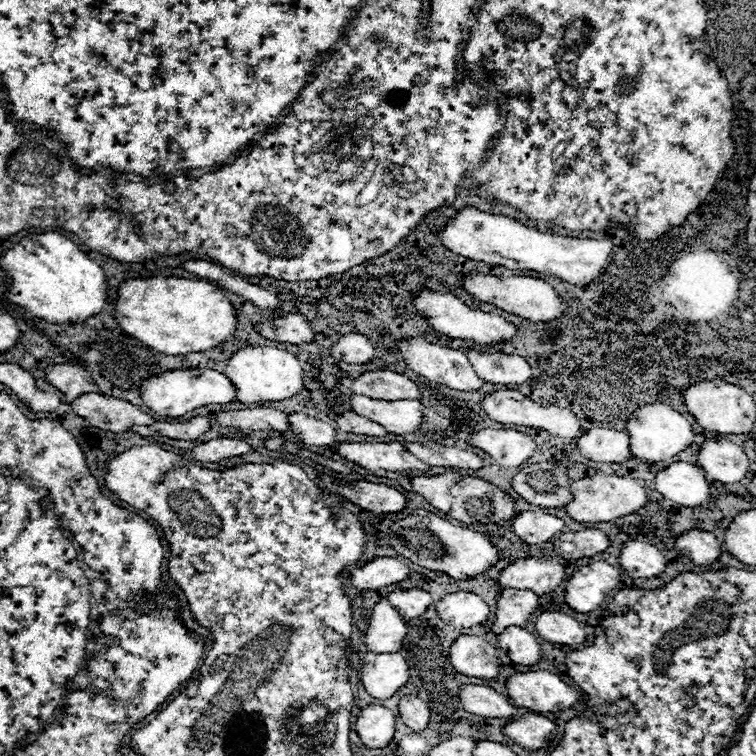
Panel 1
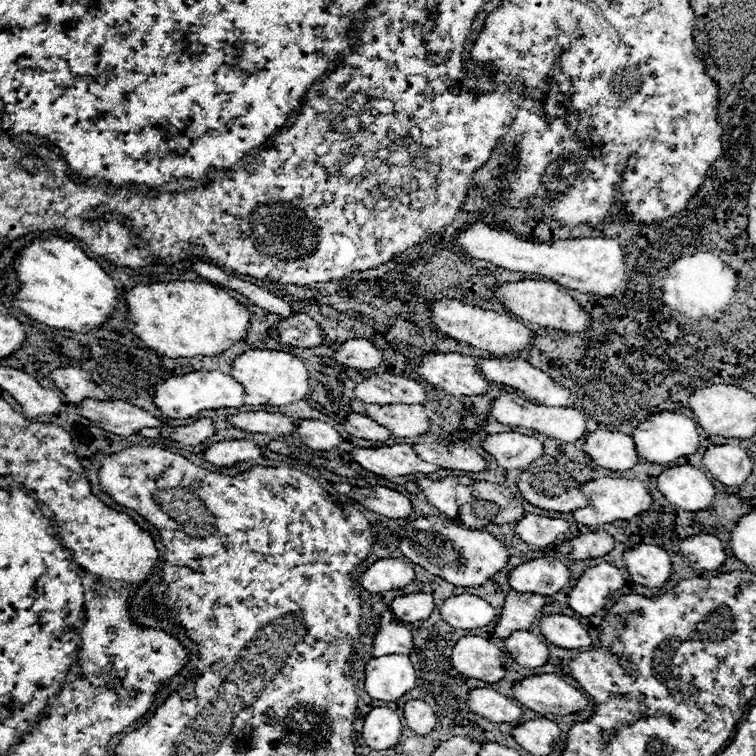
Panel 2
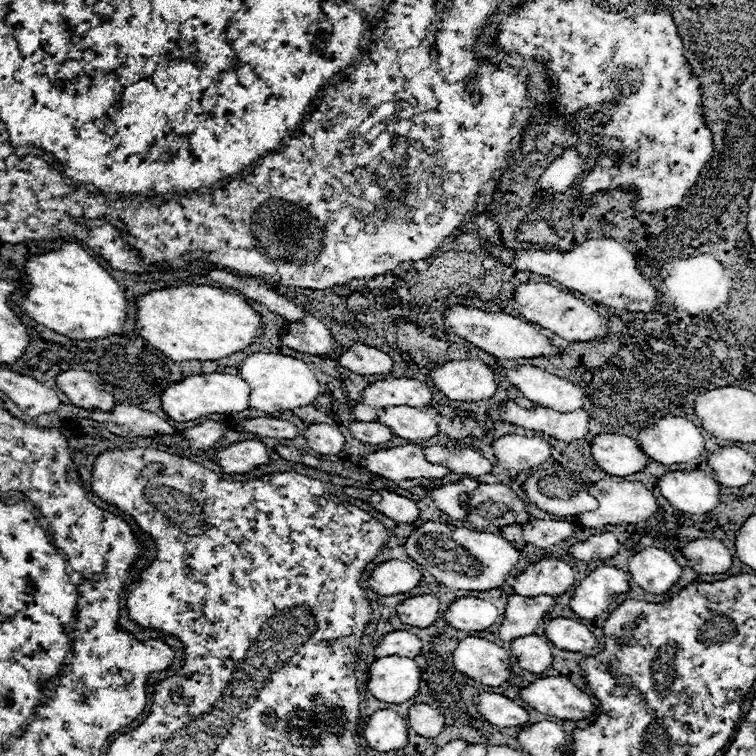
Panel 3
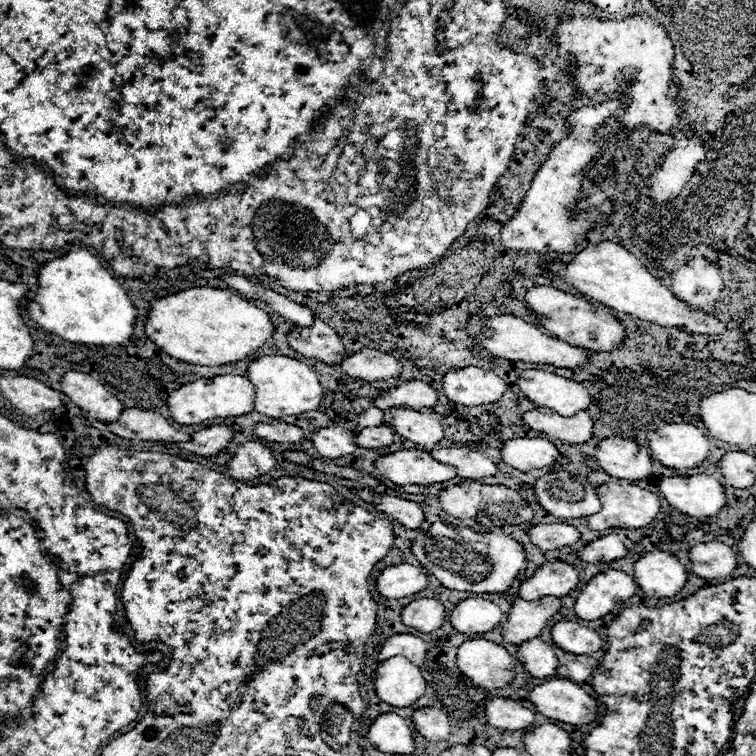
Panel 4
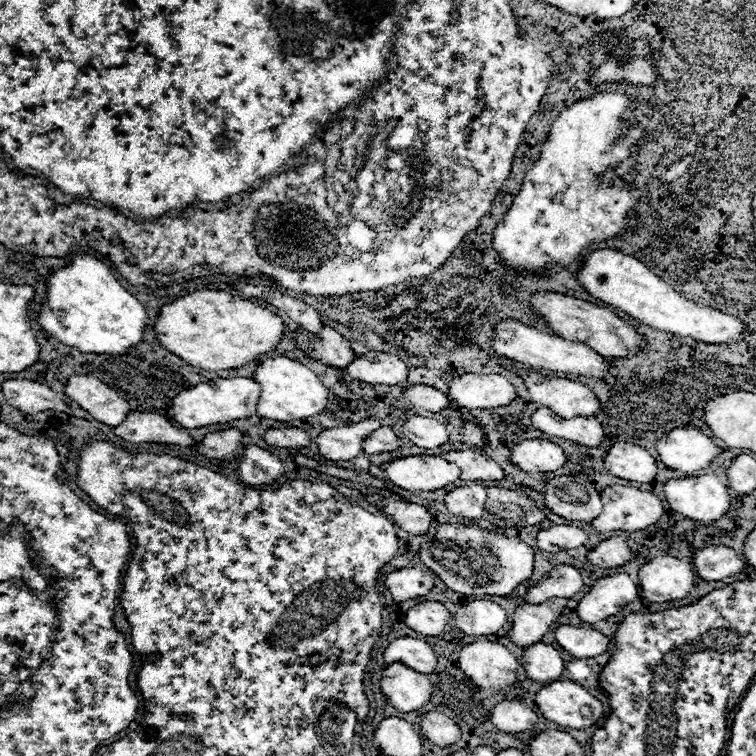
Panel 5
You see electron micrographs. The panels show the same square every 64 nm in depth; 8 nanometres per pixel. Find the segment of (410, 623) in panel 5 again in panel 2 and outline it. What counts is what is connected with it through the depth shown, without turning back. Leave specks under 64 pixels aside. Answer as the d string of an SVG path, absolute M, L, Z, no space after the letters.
M416 592L416 594L394 598L390 608L402 622L422 622L432 614L436 604L432 594Z

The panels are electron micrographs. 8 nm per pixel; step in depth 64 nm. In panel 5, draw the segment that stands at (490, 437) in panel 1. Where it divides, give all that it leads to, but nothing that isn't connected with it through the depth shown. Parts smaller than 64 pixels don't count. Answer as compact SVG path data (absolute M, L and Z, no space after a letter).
M526 440L512 448L512 464L524 472L554 472L568 460L564 450L548 440Z

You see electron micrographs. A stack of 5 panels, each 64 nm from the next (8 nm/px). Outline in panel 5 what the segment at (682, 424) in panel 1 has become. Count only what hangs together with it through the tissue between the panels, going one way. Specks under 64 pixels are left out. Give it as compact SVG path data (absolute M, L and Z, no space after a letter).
M676 428L656 442L660 462L668 468L692 474L710 466L720 454L720 448L712 438L704 436L696 428Z

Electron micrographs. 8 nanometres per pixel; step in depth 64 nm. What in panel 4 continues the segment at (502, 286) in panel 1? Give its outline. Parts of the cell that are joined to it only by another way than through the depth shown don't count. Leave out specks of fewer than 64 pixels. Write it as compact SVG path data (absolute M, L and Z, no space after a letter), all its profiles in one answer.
M534 286L526 292L524 302L528 304L530 312L538 318L538 322L556 338L582 346L586 350L598 352L598 350L614 350L622 344L624 340L624 326L620 324L620 320L616 320L612 314L592 306L590 302L586 302L584 298L576 298L572 294L566 294L562 290L556 290L552 286Z

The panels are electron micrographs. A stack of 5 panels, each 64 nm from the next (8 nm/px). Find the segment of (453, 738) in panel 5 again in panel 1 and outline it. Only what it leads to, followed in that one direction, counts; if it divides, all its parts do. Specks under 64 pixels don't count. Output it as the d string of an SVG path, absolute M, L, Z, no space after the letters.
M402 696L398 704L398 714L402 722L414 732L422 732L430 724L430 708L416 696Z

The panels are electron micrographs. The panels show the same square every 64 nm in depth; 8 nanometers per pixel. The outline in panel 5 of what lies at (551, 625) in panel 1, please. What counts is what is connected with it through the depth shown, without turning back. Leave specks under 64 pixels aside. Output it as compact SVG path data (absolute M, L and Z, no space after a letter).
M558 626L556 642L576 658L596 658L608 652L610 638L598 630L578 628L578 626Z

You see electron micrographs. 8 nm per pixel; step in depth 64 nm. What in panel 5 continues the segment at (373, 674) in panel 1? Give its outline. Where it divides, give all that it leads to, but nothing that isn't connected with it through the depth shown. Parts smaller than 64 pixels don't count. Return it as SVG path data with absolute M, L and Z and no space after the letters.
M390 664L380 686L388 702L400 712L420 710L432 696L430 680L404 664Z

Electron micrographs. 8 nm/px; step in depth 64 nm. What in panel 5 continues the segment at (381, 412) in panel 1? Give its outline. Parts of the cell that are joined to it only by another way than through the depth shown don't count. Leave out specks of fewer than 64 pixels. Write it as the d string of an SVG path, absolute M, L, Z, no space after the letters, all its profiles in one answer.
M408 416L402 432L410 442L428 450L440 448L442 444L448 442L446 428L440 422L432 418L424 418L424 416Z

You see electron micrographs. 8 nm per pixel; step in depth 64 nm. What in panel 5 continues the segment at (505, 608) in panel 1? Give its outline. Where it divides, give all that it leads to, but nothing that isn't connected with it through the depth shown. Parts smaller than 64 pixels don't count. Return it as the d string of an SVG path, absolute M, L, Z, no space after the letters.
M552 598L552 602L544 602L542 606L520 604L512 618L510 640L516 646L532 646L542 640L542 636L550 630L550 626L558 620L562 610L566 608L564 598Z

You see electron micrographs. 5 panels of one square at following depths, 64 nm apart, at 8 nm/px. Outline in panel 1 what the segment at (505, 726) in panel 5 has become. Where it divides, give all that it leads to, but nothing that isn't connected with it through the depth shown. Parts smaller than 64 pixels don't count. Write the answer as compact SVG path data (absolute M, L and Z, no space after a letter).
M466 684L460 690L460 702L464 710L484 716L484 718L514 718L516 716L516 706L510 704L510 700L490 686L476 686L476 684Z

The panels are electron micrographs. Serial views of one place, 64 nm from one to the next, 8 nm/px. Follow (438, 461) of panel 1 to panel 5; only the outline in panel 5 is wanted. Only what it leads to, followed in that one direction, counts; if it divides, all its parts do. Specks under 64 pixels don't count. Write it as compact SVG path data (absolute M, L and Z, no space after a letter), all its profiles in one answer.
M448 452L442 458L460 466L462 480L504 480L504 470L482 452Z

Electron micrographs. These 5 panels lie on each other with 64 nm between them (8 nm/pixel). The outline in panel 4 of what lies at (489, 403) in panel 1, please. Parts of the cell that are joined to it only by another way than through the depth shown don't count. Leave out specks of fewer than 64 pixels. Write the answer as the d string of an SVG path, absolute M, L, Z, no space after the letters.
M534 408L524 414L524 422L536 432L544 432L552 438L572 444L588 442L594 436L594 420L588 412L578 412L570 418L564 418L548 408Z

